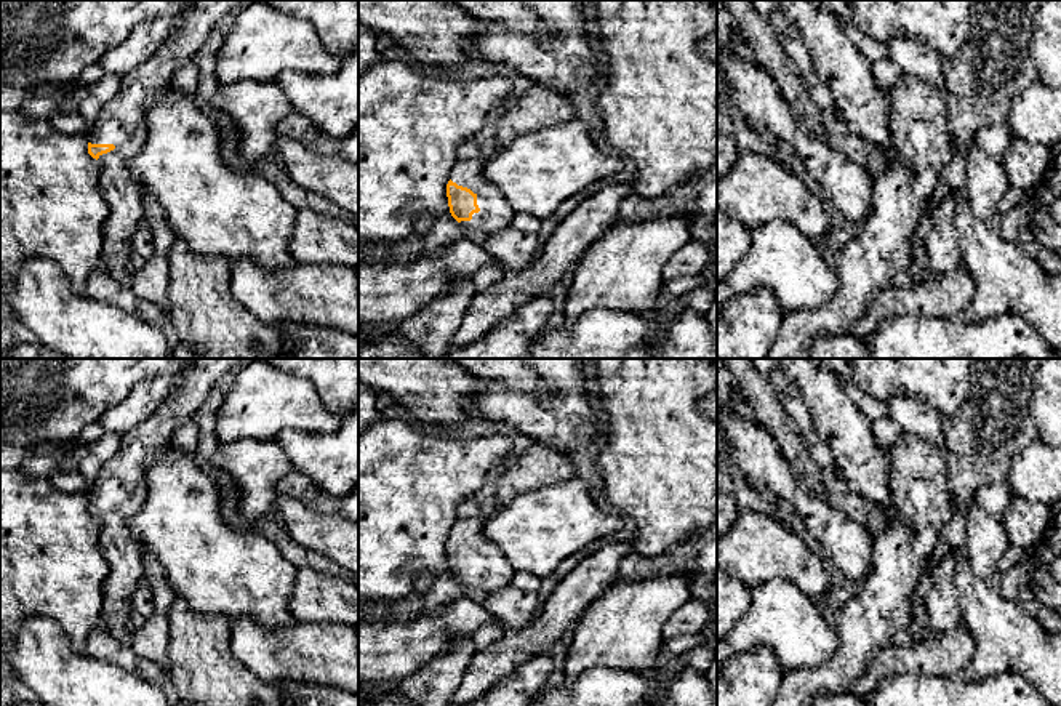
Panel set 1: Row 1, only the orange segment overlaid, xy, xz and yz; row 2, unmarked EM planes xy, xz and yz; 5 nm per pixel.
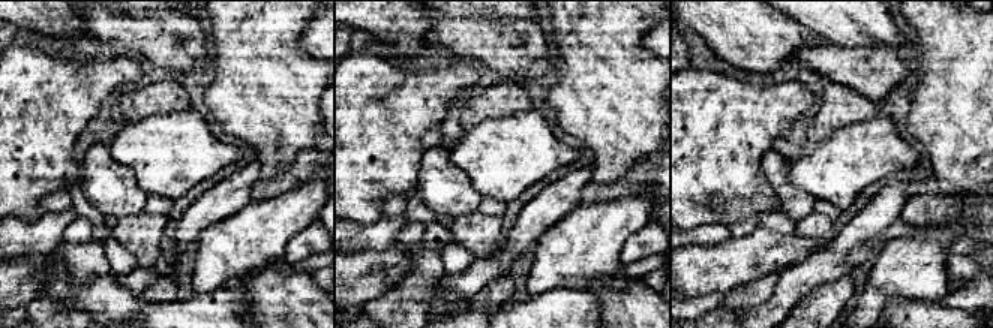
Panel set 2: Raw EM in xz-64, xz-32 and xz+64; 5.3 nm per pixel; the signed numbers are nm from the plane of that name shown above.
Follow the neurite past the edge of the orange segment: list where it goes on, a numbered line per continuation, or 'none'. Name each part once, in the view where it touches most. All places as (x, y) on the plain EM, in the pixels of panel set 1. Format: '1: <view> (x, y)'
1: xz (495, 573)

